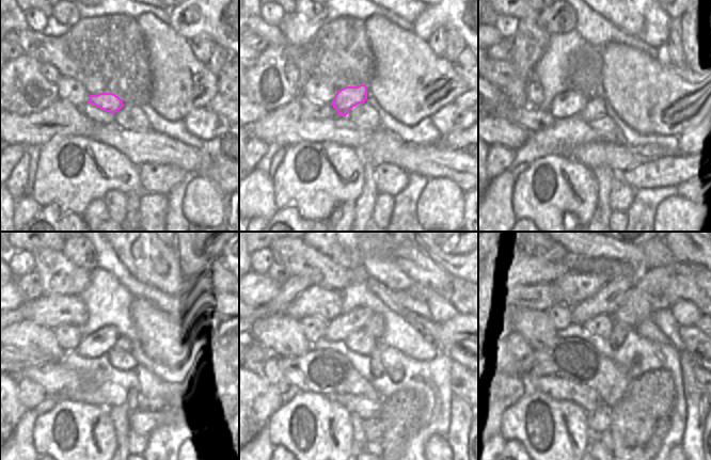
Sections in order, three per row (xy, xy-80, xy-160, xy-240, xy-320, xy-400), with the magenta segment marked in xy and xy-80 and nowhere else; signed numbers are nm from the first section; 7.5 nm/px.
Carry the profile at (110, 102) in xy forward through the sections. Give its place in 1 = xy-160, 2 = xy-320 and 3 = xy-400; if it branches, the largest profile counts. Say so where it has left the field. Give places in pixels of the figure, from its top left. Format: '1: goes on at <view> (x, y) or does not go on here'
1: goes on at xy-160 (590, 95)
2: goes on at xy-320 (359, 340)
3: goes on at xy-400 (601, 326)

